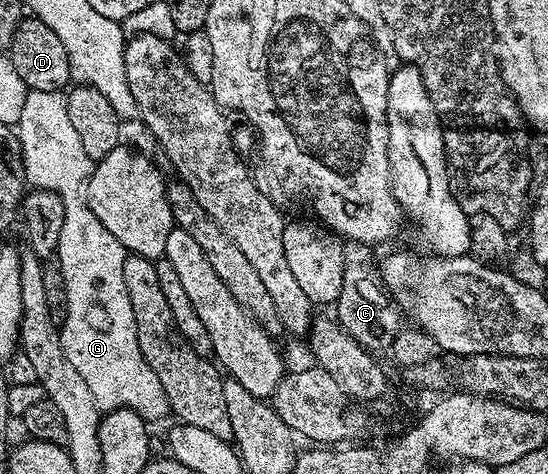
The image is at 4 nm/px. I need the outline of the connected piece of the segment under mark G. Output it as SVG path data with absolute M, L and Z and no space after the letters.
M29 90L18 138L19 134L20 154L24 157L22 173L27 185L38 190L54 190L64 201L62 236L55 257L60 259L68 301L68 315L60 327L66 360L86 380L86 388L90 388L90 396L94 396L101 411L132 409L148 424L169 417L170 407L162 380L158 380L150 364L146 364L142 348L138 348L134 308L130 308L130 296L126 296L126 284L122 280L125 248L95 218L82 193L92 175L94 159L86 156L86 148L82 148L82 140L78 140L78 132L70 124L67 93Z

